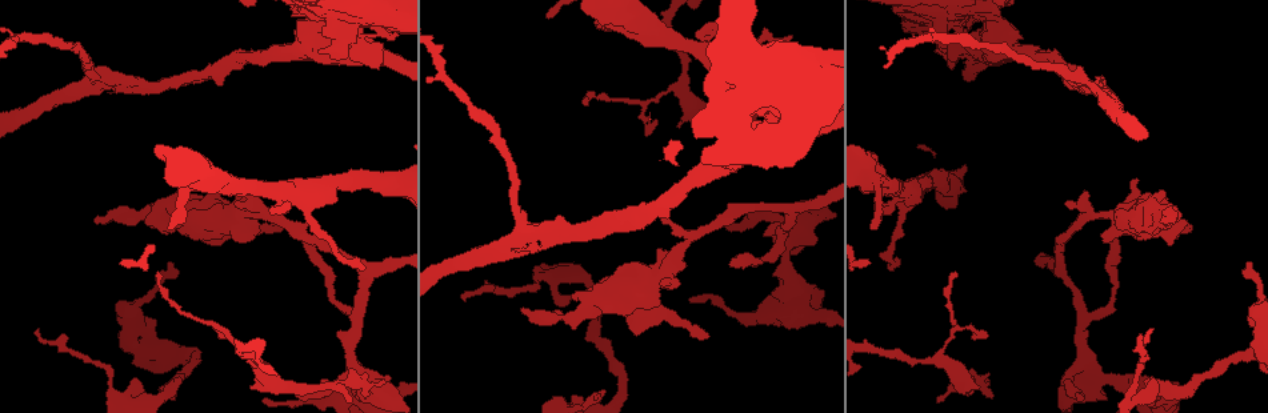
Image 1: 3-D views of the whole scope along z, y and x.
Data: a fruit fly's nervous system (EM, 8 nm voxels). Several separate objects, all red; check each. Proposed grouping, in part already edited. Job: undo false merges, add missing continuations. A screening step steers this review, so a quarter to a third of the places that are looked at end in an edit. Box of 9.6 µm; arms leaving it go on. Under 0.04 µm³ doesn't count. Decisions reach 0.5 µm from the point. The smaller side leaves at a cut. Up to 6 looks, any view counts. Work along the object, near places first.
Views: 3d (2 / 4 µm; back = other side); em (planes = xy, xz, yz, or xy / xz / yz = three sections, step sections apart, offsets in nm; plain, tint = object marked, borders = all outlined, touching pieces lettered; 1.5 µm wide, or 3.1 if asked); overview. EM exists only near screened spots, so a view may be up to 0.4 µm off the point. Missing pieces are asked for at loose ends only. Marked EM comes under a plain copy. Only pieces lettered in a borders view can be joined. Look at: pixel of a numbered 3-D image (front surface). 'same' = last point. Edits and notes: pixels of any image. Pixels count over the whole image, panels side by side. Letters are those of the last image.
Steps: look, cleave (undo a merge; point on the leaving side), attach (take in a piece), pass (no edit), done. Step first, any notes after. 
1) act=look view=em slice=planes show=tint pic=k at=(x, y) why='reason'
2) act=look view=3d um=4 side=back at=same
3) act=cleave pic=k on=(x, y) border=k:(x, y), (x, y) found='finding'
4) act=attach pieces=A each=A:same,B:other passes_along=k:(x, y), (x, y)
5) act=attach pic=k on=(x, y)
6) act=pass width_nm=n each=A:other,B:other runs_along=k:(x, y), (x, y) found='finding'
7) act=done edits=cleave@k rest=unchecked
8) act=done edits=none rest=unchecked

act=look view=3d um=4 pic=1 at=(97, 223)

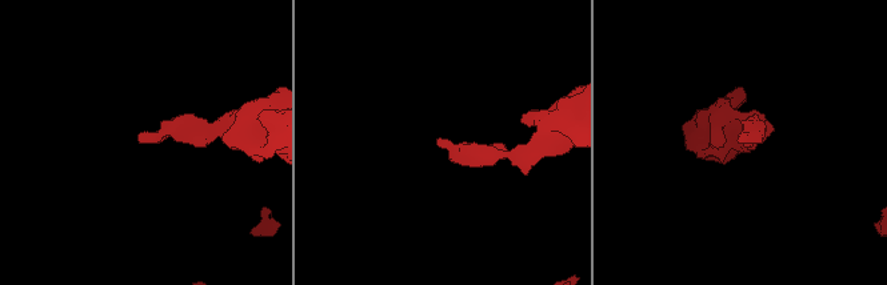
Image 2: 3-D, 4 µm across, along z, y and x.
act=look view=em slice=planes show=borders pic=2 at=(742, 141)

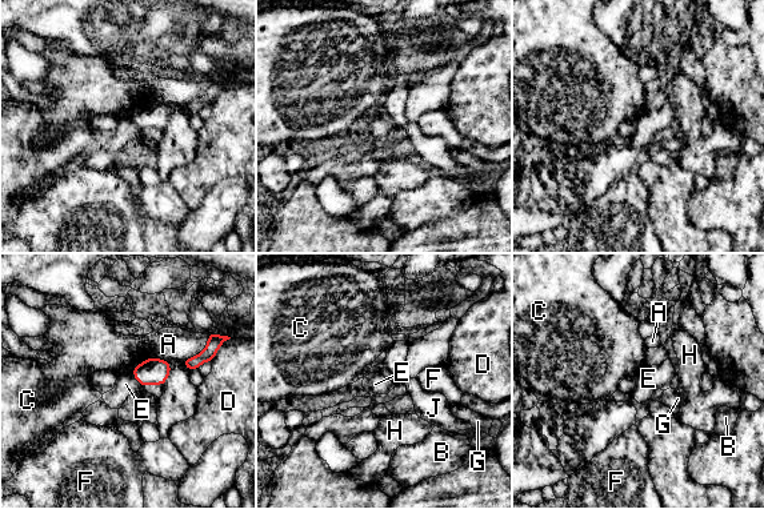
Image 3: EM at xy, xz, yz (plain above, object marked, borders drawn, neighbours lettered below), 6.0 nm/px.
act=pass width_nm=160 each=A:other,B:other,C:other,D:other,E:other,F:other,G:other,H:other,J:other border=3:(162, 385), (152, 384), (146, 387) found='no lettered piece goes on from it'

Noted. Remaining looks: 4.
act=look view=em slice=xz step=4 show=borders pic=1 at=(1137, 181) why='branch stops here'

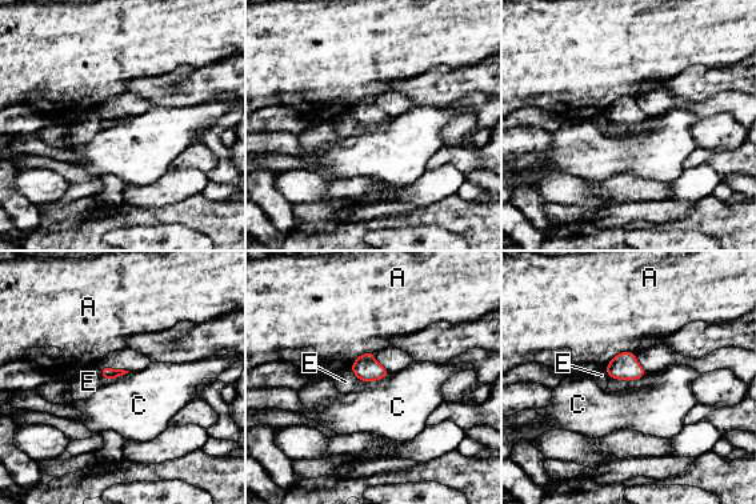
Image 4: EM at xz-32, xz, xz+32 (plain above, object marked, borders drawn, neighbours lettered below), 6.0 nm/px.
act=pass each=A:other,C:other,E:other border=4:(128, 371), (107, 382) found='no lettered piece goes on from it'

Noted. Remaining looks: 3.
act=look view=em slice=planes show=tint pic=1 at=(363, 269) why='thin end'

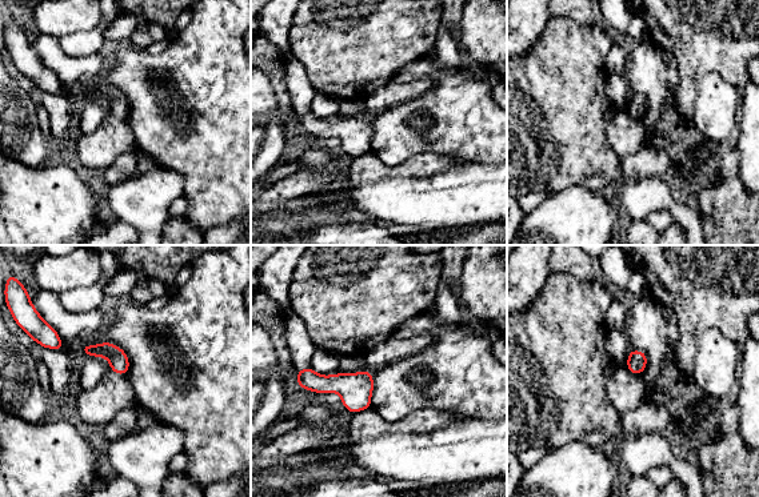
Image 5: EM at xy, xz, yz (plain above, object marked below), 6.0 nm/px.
act=look view=em slice=planes show=borders at=same

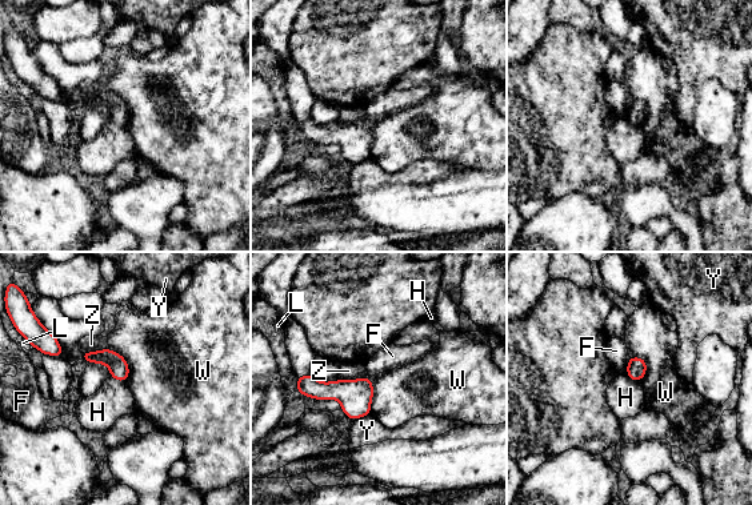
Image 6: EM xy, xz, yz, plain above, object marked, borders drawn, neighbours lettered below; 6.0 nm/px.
act=pass each=F:other,H:other,L:other,W:other,Y:other,Z:other border=6:(111, 376), (124, 383) found='no lettered piece goes on from it'

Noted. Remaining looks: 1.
act=done edits=none rest=unchecked

